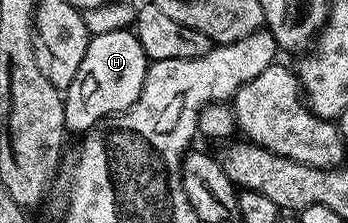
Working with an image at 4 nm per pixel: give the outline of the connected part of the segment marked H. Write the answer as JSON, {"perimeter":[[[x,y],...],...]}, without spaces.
{"perimeter":[[[131,29],[91,35],[86,56],[82,56],[82,64],[78,64],[78,76],[74,76],[67,90],[63,91],[65,131],[69,135],[83,135],[105,118],[130,109],[142,92],[149,65],[142,44]]]}

